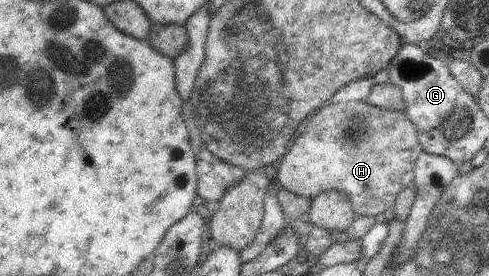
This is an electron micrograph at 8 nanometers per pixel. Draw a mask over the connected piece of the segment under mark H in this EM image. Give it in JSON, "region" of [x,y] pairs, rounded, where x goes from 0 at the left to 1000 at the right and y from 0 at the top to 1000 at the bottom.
{"region":[[[736,366],[671,370],[644,413],[624,460],[613,467],[587,558],[581,558],[566,605],[560,667],[605,707],[644,717],[669,692],[703,696],[718,728],[724,783],[767,786],[783,775],[810,736],[812,707],[843,659],[847,609],[863,554],[855,511],[855,471],[828,399],[802,402]]]}

